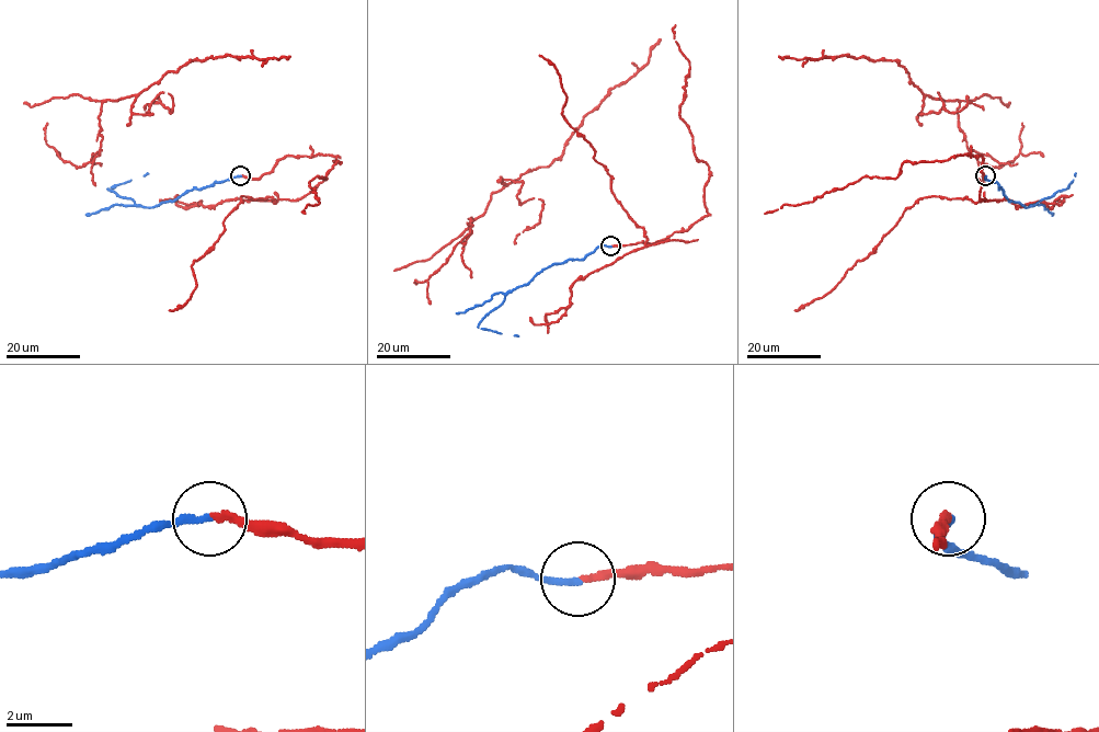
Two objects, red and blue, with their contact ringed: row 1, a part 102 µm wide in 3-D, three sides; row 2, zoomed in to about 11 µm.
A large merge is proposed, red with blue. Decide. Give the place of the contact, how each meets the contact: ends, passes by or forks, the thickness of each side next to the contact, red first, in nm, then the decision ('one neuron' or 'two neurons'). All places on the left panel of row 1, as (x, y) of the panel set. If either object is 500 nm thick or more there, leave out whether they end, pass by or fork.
place (240, 175); red ends; blue ends; calibres 190 and 220 nm; one neuron

